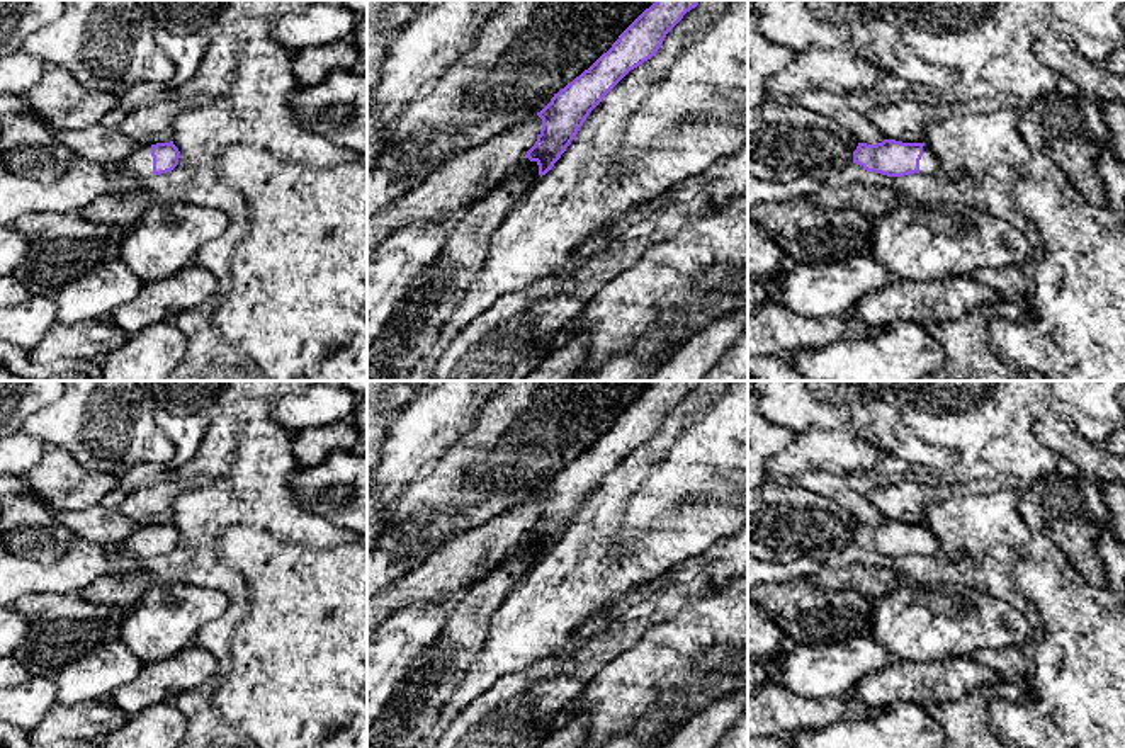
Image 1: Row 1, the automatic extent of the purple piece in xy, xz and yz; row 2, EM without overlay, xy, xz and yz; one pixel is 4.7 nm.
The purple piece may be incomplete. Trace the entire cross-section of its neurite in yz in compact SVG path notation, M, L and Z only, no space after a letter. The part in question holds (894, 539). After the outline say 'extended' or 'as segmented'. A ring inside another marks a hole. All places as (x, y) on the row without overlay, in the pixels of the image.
M884 520L877 525L858 524L853 544L887 558L931 556L938 551L938 541L924 524L896 520Z | extended

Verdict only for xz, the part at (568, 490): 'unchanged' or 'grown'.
unchanged

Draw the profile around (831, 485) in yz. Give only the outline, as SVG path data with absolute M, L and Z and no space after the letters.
M811 471L797 478L790 478L787 483L807 488L817 495L828 496L845 507L860 524L877 525L885 520L879 508L867 498L850 488L841 474L829 471Z

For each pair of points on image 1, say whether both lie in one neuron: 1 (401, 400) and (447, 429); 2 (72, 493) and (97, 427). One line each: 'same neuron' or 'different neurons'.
1: different neurons
2: different neurons

